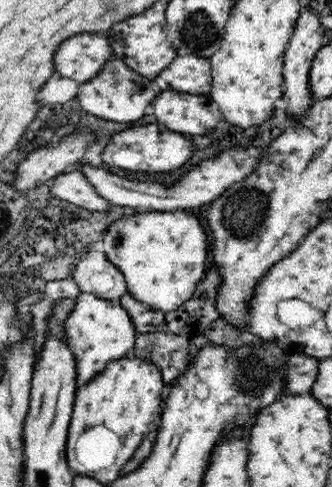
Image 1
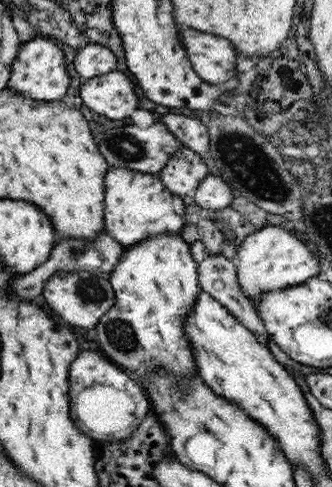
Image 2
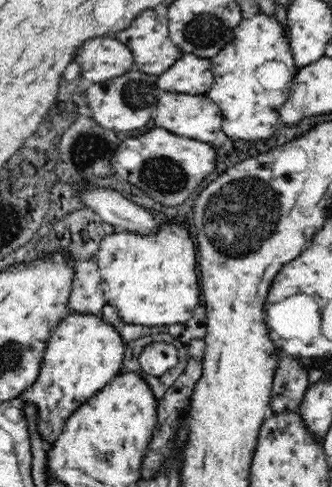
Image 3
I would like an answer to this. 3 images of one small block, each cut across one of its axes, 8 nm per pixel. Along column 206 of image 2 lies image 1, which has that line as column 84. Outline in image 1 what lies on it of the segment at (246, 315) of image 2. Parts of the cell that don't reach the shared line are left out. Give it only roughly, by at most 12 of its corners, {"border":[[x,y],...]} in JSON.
{"border":[[100,248],[72,278],[82,294],[118,302],[126,276]]}

